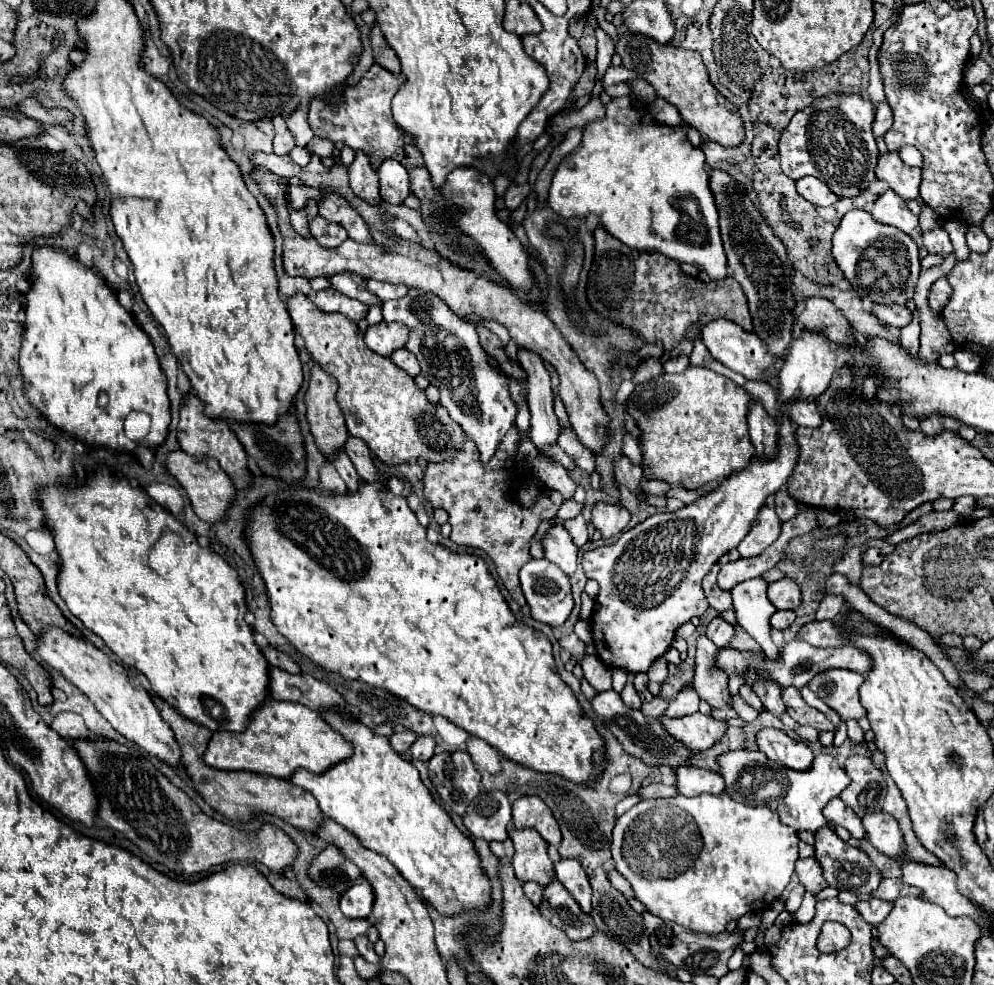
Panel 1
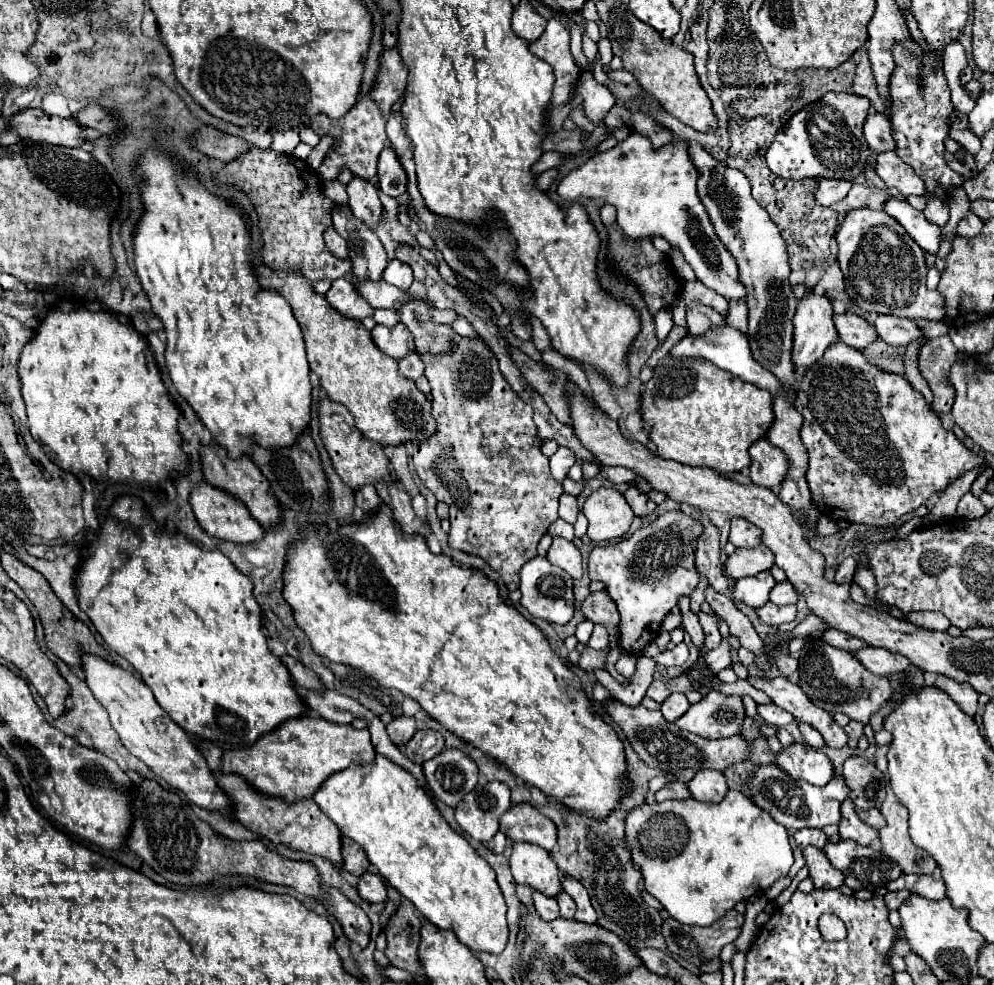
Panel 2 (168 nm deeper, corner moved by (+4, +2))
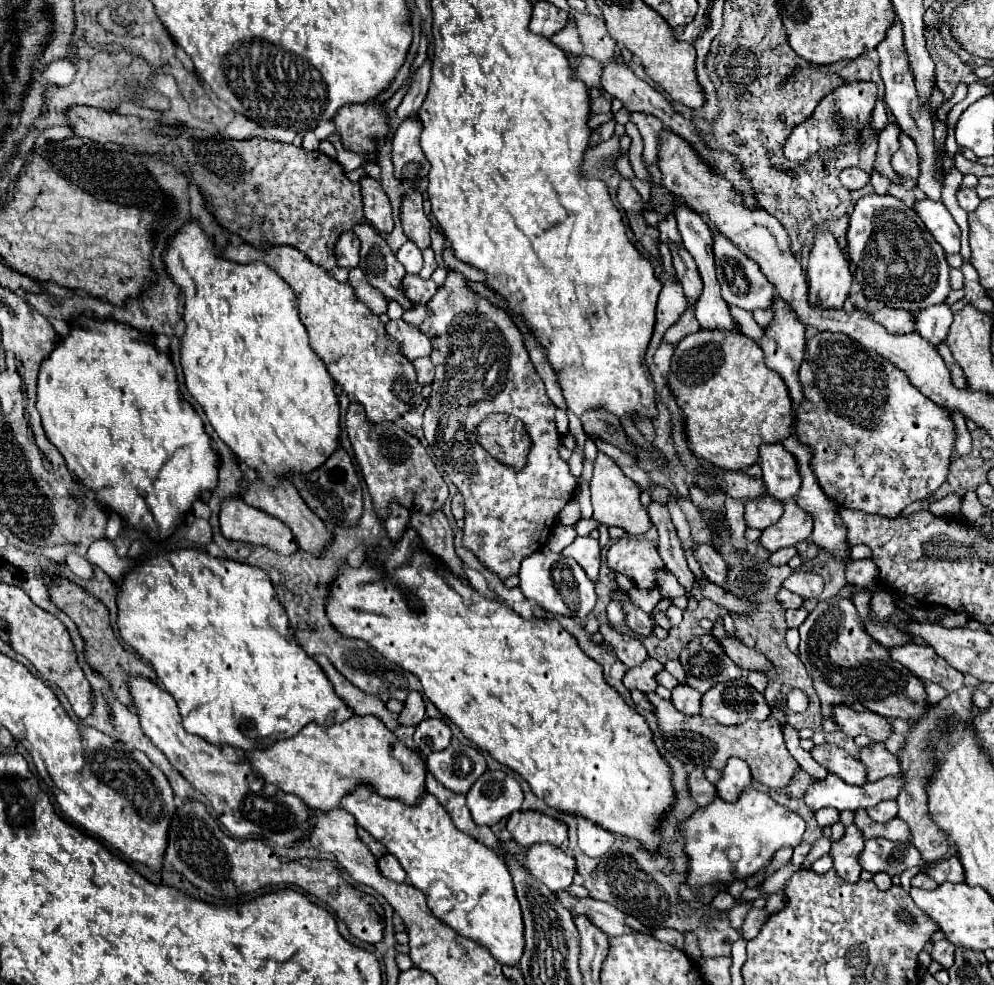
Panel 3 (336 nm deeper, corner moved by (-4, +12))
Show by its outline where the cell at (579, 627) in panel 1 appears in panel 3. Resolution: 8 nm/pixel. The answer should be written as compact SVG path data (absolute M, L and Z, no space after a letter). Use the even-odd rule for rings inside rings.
M601 624L599 632L603 635L605 642L615 648L617 658L627 666L639 666L647 660L647 652L639 640L633 640L630 634L620 634L609 624Z

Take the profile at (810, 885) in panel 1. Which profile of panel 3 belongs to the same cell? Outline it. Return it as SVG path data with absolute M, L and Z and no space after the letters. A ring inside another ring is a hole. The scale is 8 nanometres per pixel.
M855 824L847 826L845 836L841 840L833 840L829 828L823 828L823 836L831 842L829 856L833 860L833 868L837 876L843 878L845 882L857 882L861 874L857 856L859 856L859 850L863 850L863 836L859 834L859 828Z

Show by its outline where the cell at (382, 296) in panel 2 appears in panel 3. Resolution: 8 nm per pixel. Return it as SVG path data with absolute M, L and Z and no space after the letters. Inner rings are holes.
M405 274L403 276L403 292L405 292L407 298L411 298L411 302L427 304L437 294L437 284L431 278L421 280L419 276Z

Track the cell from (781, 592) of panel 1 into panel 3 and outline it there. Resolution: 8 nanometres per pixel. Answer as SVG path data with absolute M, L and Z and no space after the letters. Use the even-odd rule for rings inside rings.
M793 572L785 582L783 588L803 596L803 598L817 598L823 592L823 578L819 574L807 572Z

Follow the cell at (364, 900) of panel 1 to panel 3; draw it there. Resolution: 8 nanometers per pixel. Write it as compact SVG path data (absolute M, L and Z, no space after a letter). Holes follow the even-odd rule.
M385 854L377 860L377 866L381 870L381 874L393 882L405 882L405 870L399 866L397 858L393 854Z

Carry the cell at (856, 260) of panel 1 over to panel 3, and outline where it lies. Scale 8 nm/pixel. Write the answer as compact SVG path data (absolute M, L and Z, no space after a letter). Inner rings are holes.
M871 194L861 198L855 204L853 214L849 218L847 242L849 242L847 256L853 264L853 276L863 286L863 292L869 300L879 300L889 308L903 308L915 312L915 310L925 310L929 306L943 304L945 298L949 296L951 292L949 266L943 248L931 238L931 234L927 234L927 228L923 226L921 218L899 198L893 198L889 194L885 196Z

